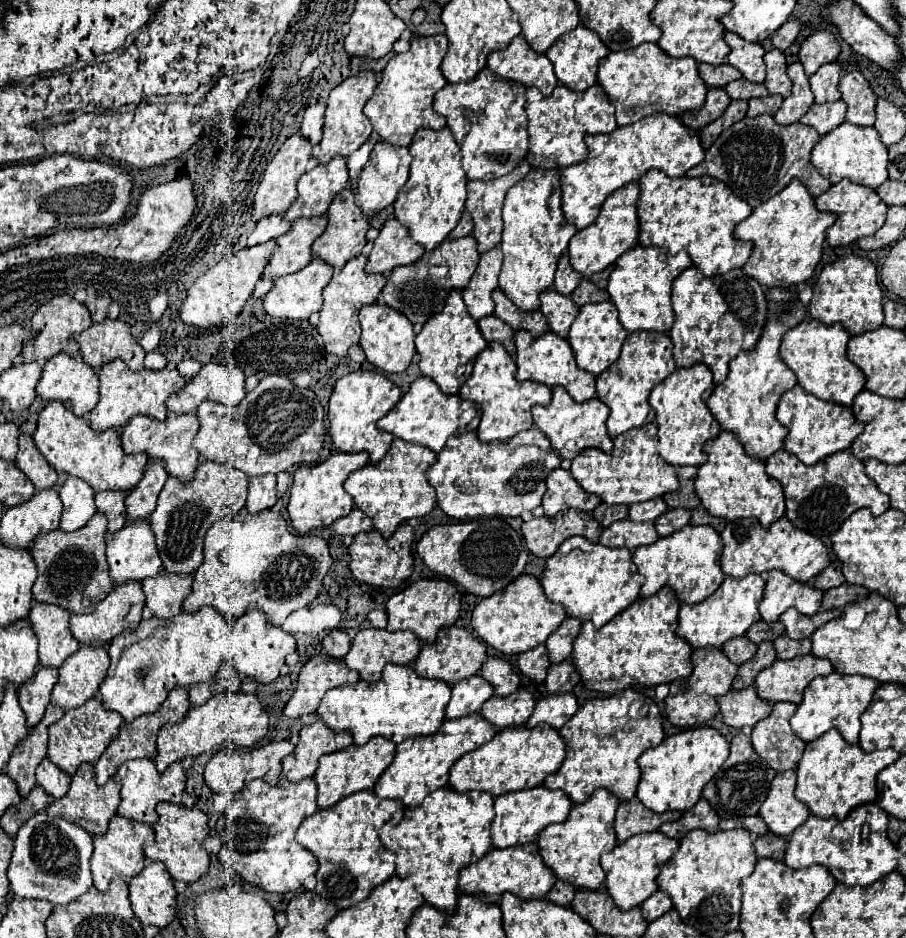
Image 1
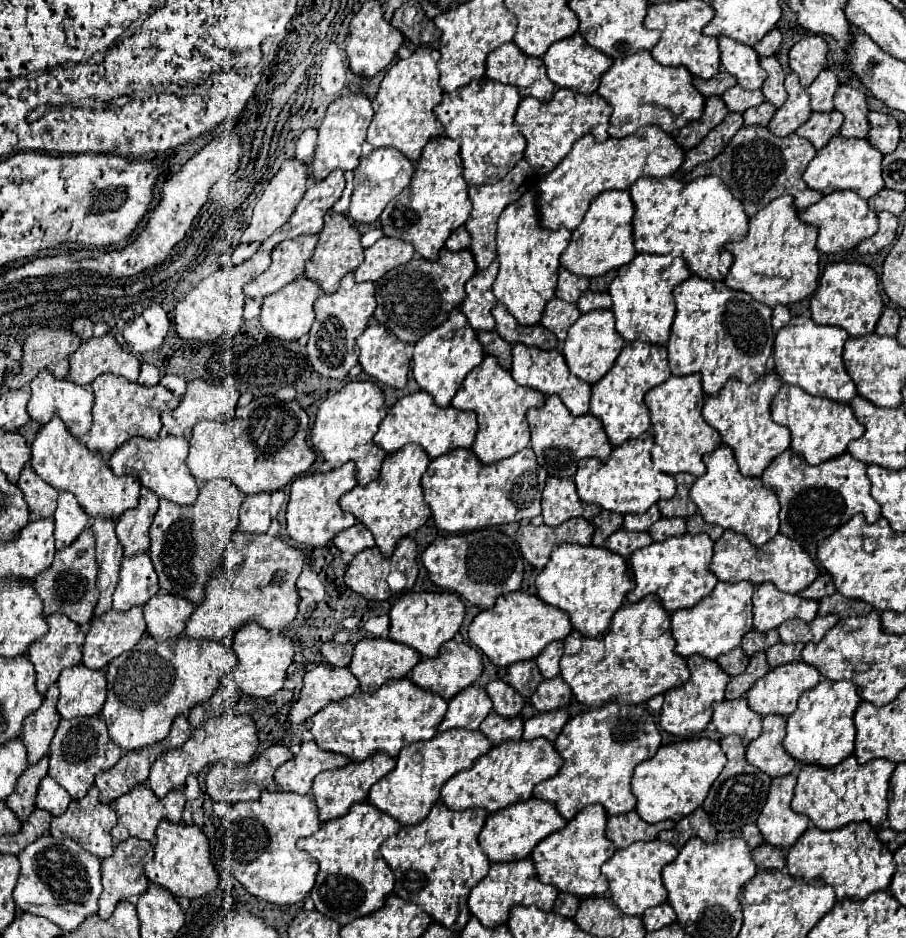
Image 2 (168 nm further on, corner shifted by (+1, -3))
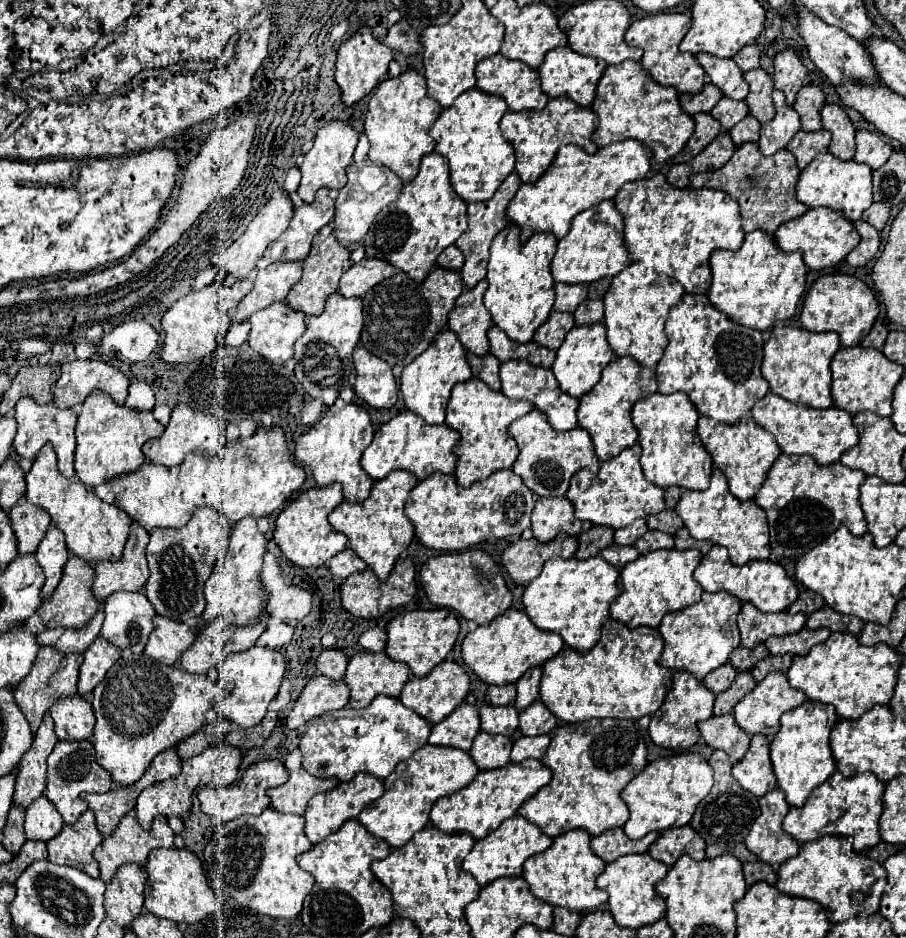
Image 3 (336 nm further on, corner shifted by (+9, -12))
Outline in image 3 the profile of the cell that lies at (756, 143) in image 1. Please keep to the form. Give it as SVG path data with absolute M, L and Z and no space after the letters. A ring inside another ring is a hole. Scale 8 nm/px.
M742 144L736 148L734 156L728 160L726 166L722 166L716 172L702 172L692 176L692 188L714 188L714 190L724 190L732 198L738 200L740 212L742 212L742 222L744 222L744 232L752 230L762 230L768 234L774 234L776 228L792 218L802 216L808 206L796 200L794 186L798 182L800 170L796 168L796 158L788 150L780 150L772 156L764 156L758 148L758 144Z

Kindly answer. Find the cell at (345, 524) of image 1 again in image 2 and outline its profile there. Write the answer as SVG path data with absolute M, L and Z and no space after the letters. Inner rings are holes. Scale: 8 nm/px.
M356 523L354 527L348 527L346 531L340 531L334 537L334 545L340 551L350 551L350 553L356 555L356 553L360 553L368 547L374 547L374 537L370 535L370 531L362 523Z

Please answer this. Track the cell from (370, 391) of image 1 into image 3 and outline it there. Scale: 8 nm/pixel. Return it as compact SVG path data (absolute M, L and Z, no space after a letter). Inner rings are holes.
M338 398L334 406L330 406L328 412L308 432L298 436L294 446L294 458L302 466L308 466L312 470L316 486L330 486L334 482L340 482L344 488L346 502L364 502L374 482L366 472L362 472L360 458L364 450L370 446L372 436L374 428L370 424L368 412L358 404L346 404Z

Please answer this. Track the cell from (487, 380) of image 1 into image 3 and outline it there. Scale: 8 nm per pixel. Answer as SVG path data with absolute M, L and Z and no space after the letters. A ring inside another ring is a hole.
M468 380L452 388L452 398L446 408L446 424L460 434L460 442L454 448L458 456L456 464L456 482L462 488L488 478L496 470L512 468L518 458L518 446L508 434L508 426L528 414L534 406L526 400L510 400L502 392L490 390L482 380Z

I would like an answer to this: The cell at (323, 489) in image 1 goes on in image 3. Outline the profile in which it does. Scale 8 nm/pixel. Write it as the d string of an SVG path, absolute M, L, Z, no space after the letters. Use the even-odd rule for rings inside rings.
M332 484L324 488L310 488L302 492L296 500L292 500L276 518L276 530L274 530L274 542L282 550L282 554L300 568L310 566L324 566L332 556L342 552L348 544L348 538L340 532L336 532L330 522L328 514L342 502L342 486Z

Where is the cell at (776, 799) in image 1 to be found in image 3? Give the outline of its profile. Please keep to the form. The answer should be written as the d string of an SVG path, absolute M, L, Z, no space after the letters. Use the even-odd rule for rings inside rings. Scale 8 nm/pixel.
M778 788L768 792L760 800L760 810L762 814L756 818L750 834L746 836L746 848L770 866L782 864L796 856L800 850L798 842L782 830L782 820L790 810L788 802L784 800L784 792Z

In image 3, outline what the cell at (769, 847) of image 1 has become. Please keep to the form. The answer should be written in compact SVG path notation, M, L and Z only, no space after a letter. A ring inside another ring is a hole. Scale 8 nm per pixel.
M756 860L756 862L748 862L744 864L744 876L746 876L746 884L752 886L756 882L768 882L768 884L776 884L776 872L772 866L766 866L764 862Z

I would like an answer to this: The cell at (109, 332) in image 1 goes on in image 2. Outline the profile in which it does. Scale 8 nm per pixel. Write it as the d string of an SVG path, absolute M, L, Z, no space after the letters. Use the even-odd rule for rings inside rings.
M112 333L84 341L70 355L68 379L74 383L90 385L102 373L114 373L128 381L138 381L140 361L132 353L124 351Z

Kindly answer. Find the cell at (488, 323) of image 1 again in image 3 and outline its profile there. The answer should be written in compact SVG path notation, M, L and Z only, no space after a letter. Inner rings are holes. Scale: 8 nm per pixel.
M468 354L468 364L472 368L474 378L480 378L492 390L500 390L500 378L498 378L500 360L496 360L492 354L486 354L486 356Z

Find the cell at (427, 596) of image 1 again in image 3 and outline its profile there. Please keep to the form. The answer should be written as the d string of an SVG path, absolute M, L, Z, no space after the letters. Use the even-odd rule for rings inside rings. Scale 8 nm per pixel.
M438 608L438 610L414 610L414 612L402 612L388 624L388 642L386 642L386 654L392 660L406 662L416 678L422 678L432 672L436 664L440 664L446 654L454 648L460 624L458 616L452 610Z

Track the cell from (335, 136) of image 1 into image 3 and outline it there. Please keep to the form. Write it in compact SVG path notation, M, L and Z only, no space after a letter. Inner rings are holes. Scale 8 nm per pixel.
M332 120L324 128L318 130L312 150L308 154L304 154L304 162L300 164L302 180L300 180L298 194L306 204L310 204L314 200L314 194L318 188L334 188L334 190L344 188L346 168L352 164L352 154L354 154L356 144L358 144L358 132L354 128L350 128L346 122Z

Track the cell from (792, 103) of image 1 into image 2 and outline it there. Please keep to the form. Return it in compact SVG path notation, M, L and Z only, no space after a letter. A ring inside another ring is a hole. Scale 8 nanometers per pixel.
M788 73L784 87L788 91L788 101L774 113L772 121L768 123L768 129L778 137L786 137L786 135L794 133L796 127L806 123L808 117L812 115L810 97L808 97L806 89L800 85L798 75Z

